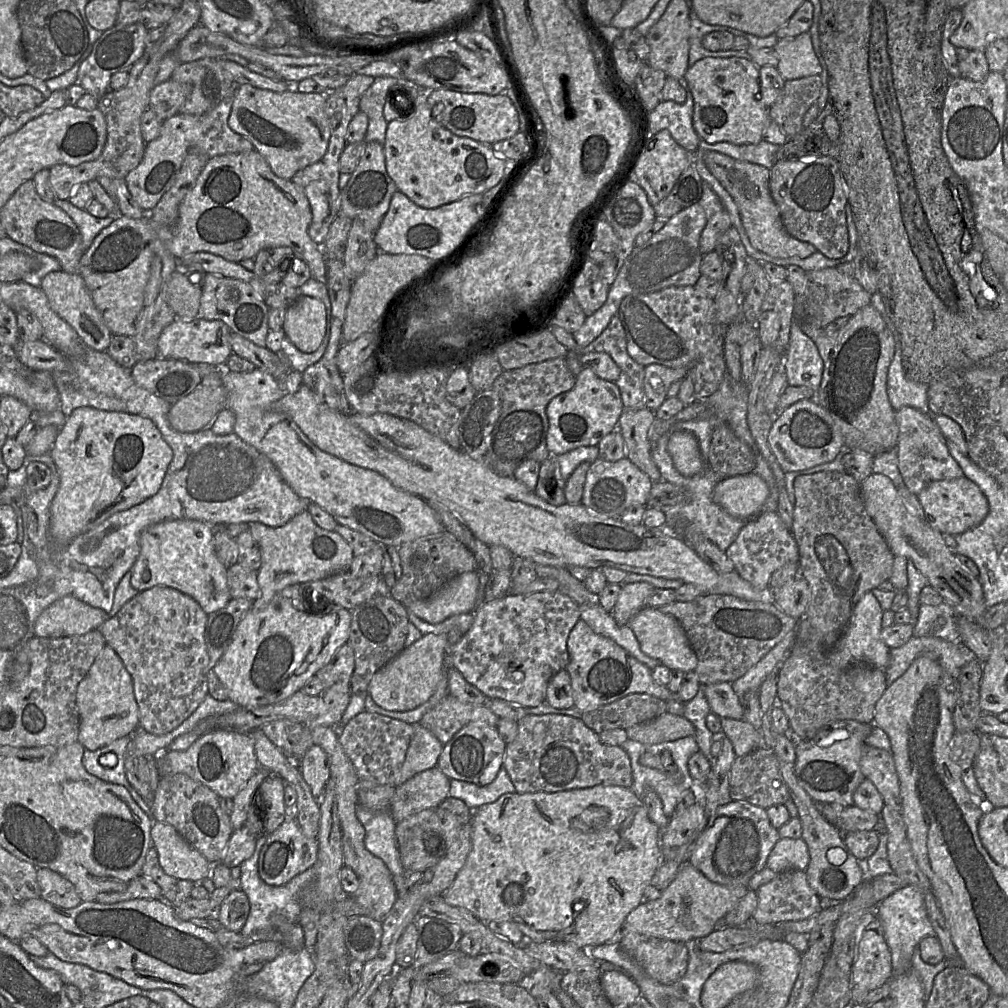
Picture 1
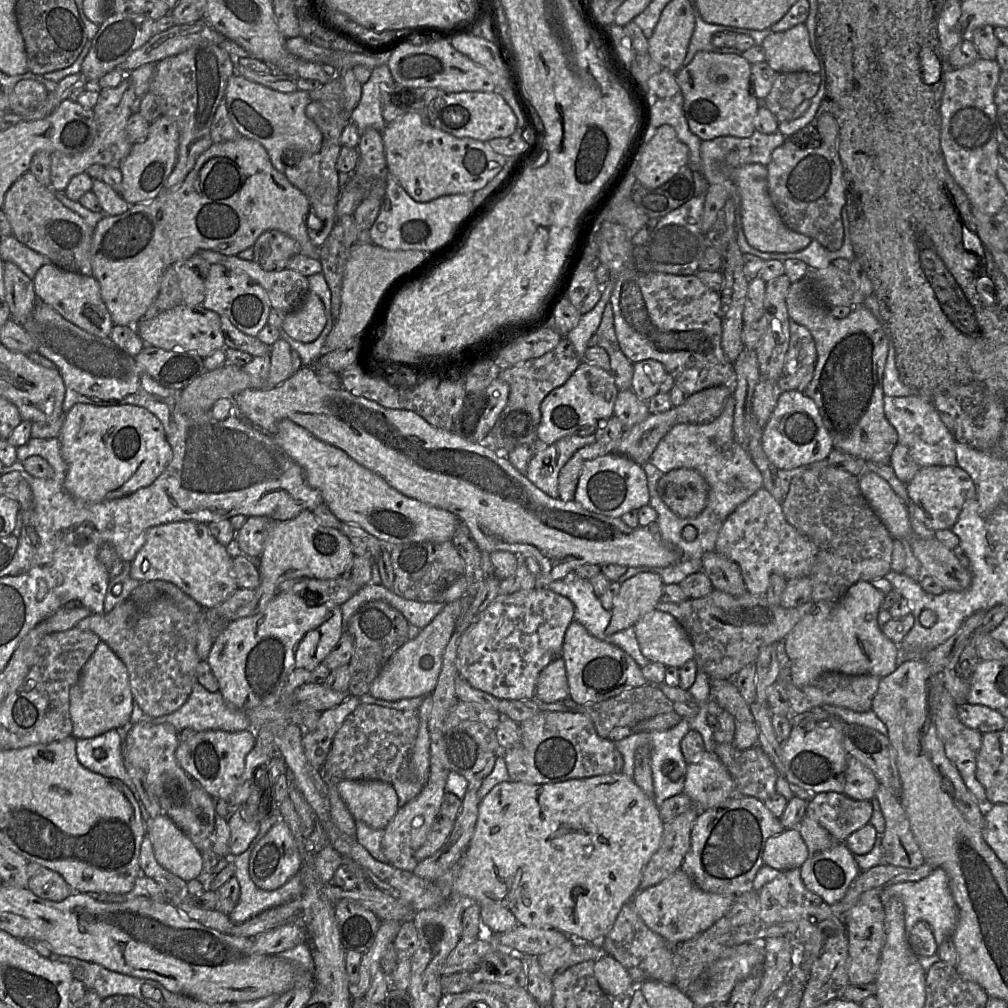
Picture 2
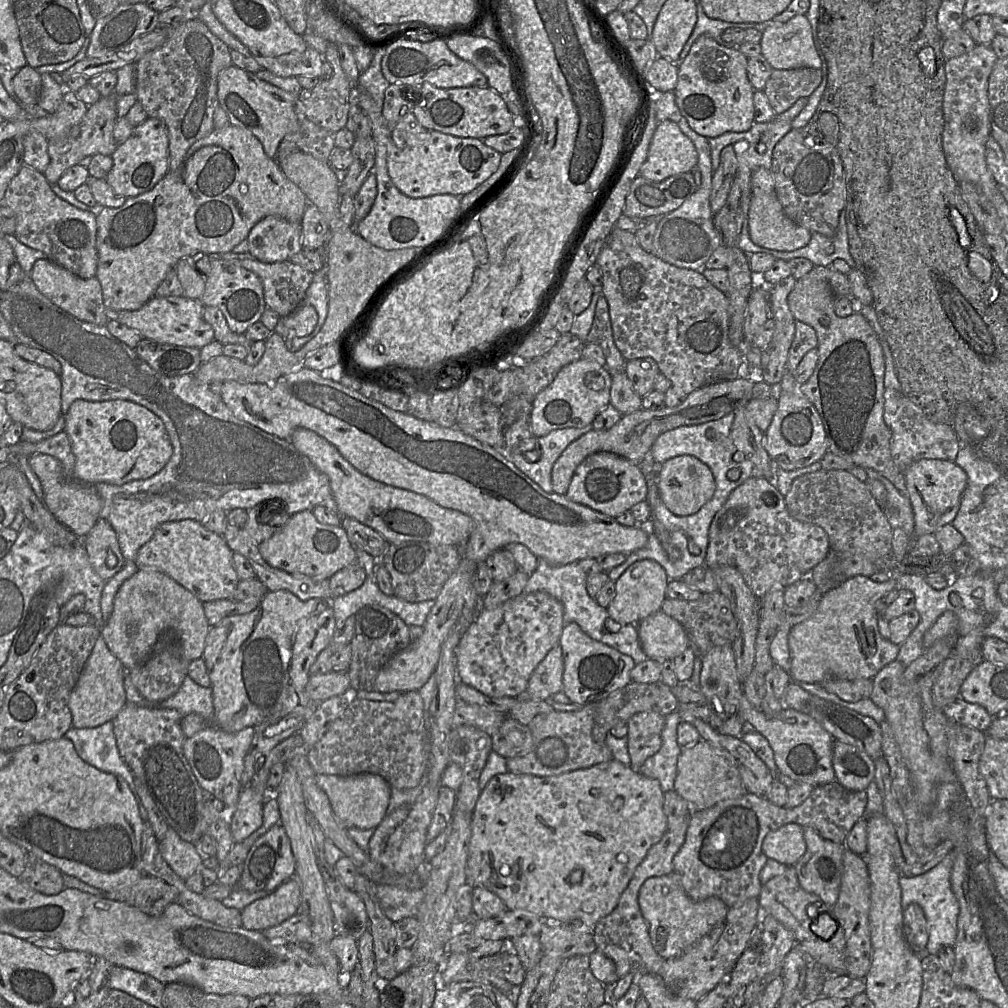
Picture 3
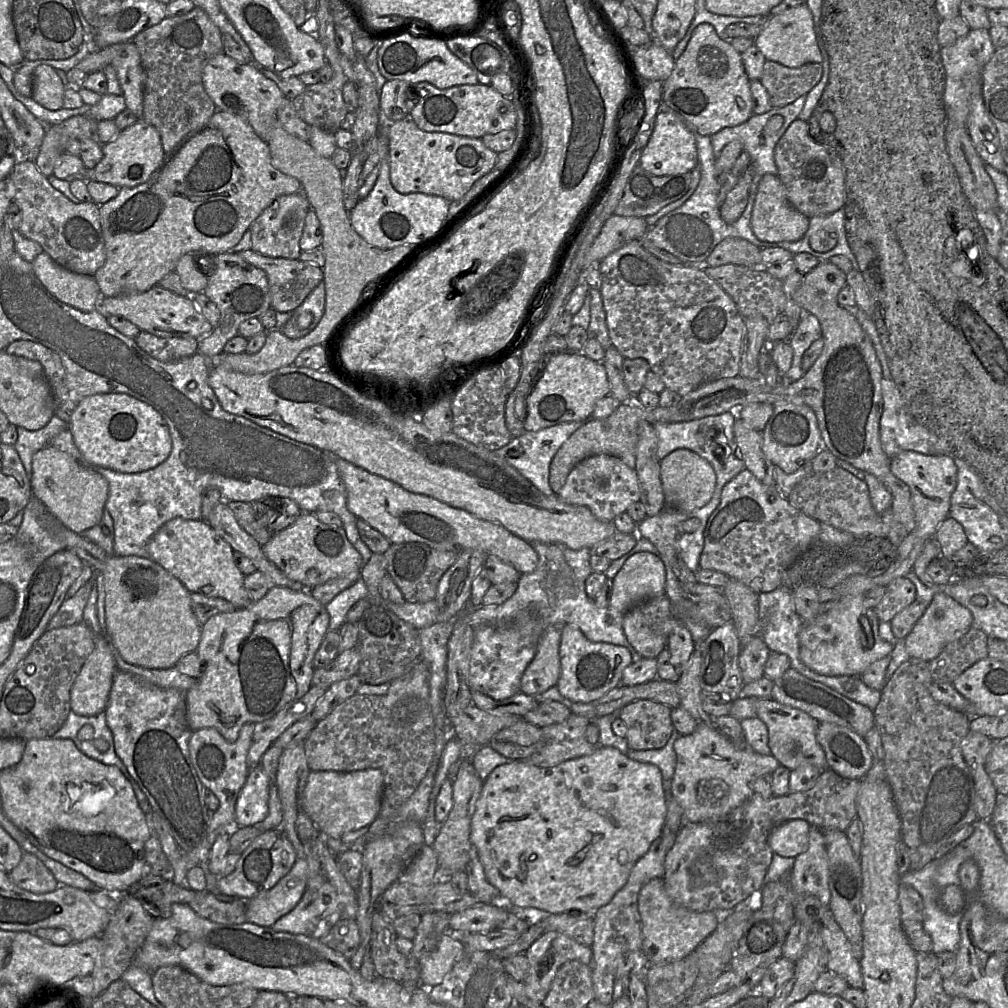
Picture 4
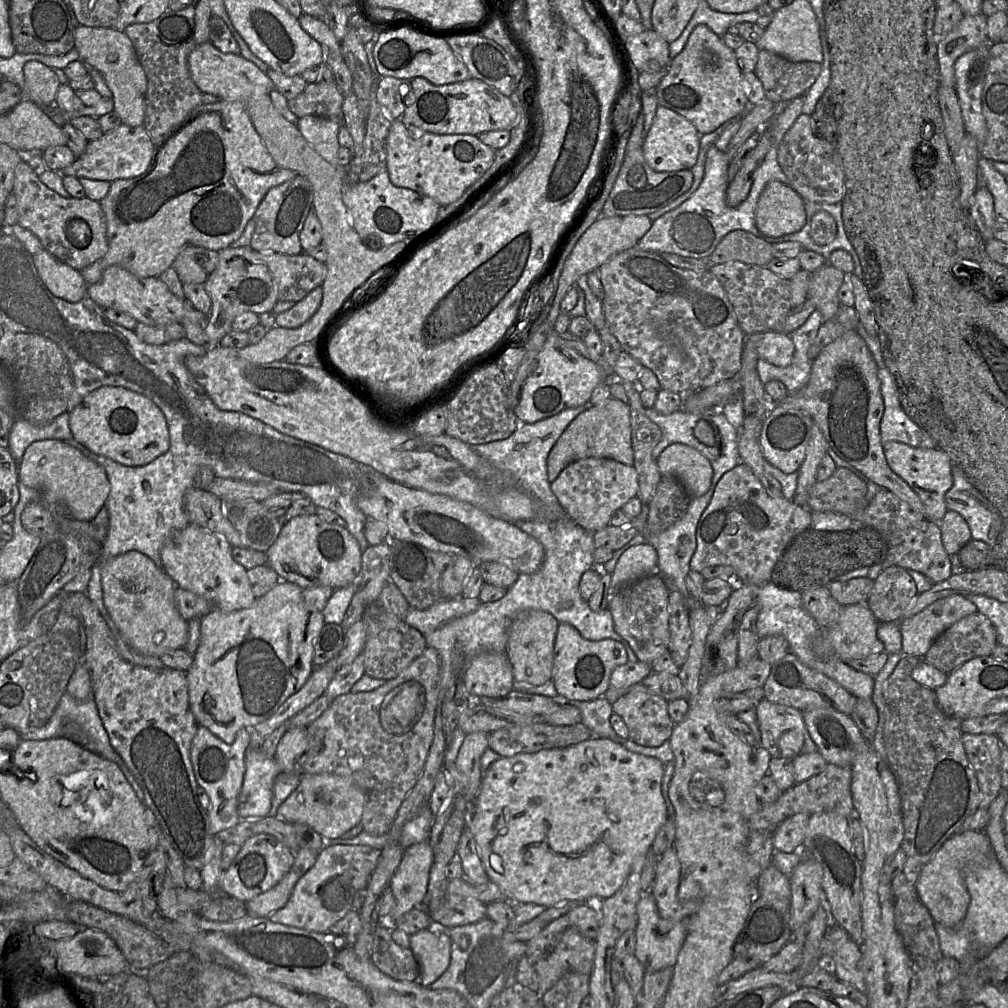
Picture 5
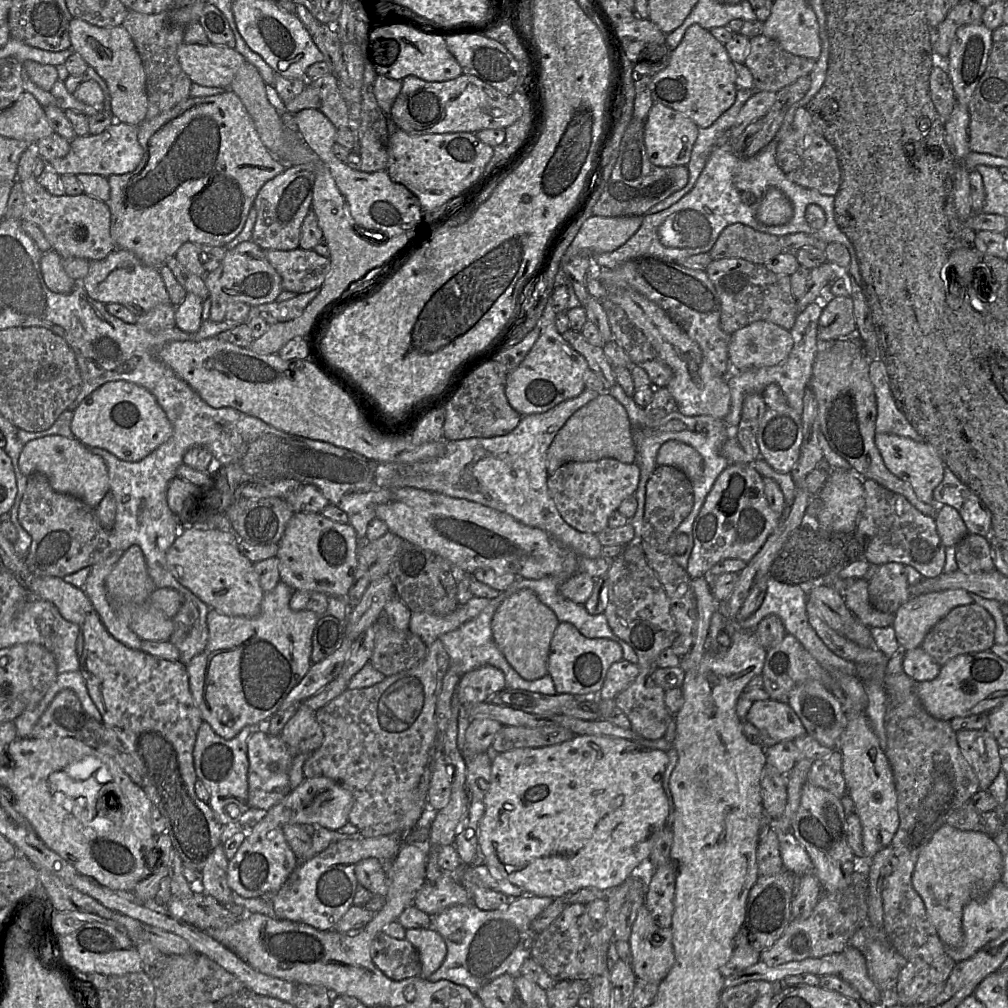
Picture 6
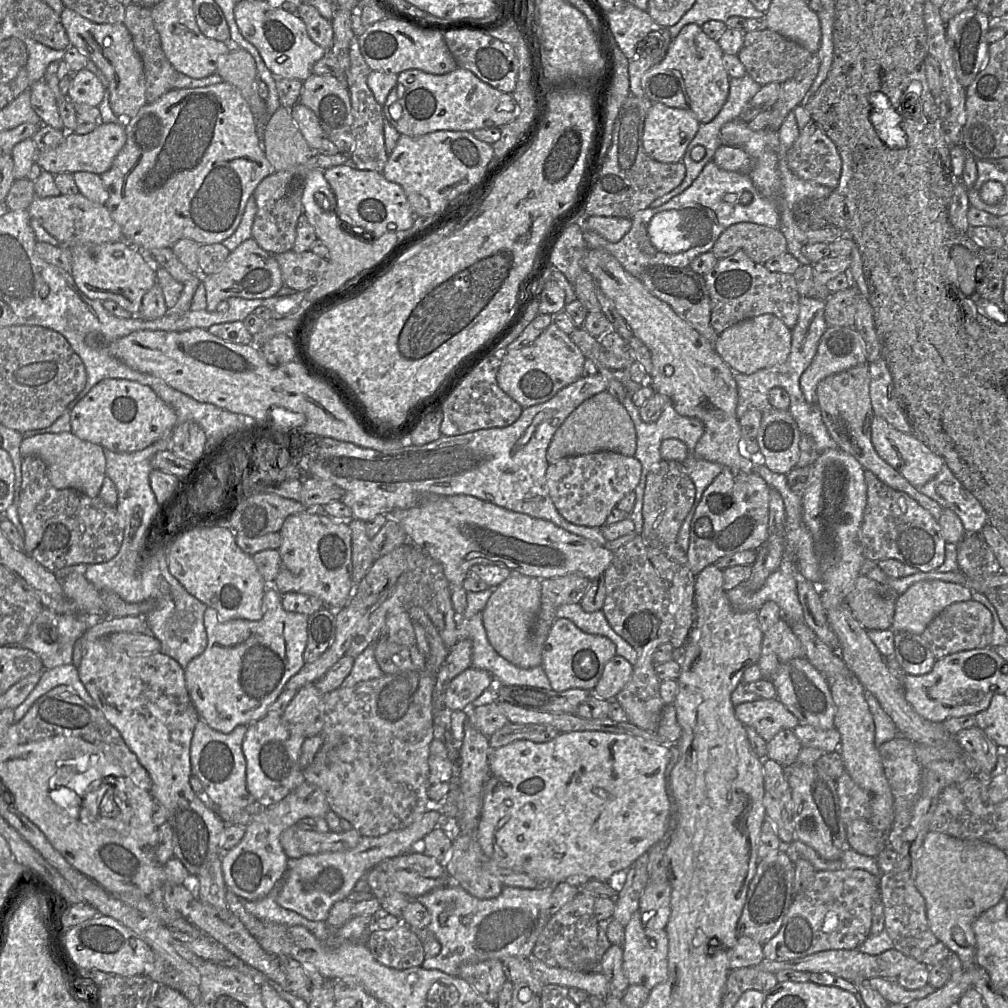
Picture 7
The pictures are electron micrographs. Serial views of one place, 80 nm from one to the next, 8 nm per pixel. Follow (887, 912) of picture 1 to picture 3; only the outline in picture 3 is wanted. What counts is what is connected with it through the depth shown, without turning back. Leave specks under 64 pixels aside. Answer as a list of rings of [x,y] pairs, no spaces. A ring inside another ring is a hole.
[[[952,850],[928,872],[915,877],[904,875],[899,877],[903,910],[912,903],[918,904],[923,909],[929,934],[926,953],[936,956],[944,946],[954,946],[957,937],[960,905],[951,886],[954,858],[955,853]]]

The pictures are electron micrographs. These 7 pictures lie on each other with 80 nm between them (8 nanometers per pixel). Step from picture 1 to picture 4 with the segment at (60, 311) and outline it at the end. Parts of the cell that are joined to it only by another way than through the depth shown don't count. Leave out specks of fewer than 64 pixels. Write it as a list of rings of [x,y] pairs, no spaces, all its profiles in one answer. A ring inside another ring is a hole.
[[[44,251],[35,257],[32,266],[42,285],[59,301],[83,312],[97,309],[102,295],[93,276],[67,270]]]

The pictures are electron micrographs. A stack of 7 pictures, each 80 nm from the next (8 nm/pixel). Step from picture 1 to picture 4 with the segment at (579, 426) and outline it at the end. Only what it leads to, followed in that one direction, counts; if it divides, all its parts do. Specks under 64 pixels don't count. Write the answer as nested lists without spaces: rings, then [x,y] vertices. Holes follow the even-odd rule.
[[[562,351],[548,355],[540,376],[526,400],[526,431],[538,431],[554,425],[590,419],[596,402],[610,394],[606,369],[582,352]]]

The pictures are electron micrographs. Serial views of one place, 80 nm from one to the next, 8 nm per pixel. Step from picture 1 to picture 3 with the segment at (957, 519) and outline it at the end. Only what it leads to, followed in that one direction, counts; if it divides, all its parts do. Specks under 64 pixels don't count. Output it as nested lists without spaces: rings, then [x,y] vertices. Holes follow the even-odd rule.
[[[922,459],[913,462],[903,473],[906,493],[913,510],[912,543],[925,534],[934,534],[955,518],[967,485],[967,475],[955,462]]]

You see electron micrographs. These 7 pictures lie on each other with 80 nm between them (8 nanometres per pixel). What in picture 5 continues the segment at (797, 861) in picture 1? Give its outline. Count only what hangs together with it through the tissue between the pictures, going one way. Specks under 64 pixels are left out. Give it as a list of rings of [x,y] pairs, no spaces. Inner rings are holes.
[[[795,814],[778,825],[773,834],[773,847],[777,852],[792,853],[803,847],[809,815]]]

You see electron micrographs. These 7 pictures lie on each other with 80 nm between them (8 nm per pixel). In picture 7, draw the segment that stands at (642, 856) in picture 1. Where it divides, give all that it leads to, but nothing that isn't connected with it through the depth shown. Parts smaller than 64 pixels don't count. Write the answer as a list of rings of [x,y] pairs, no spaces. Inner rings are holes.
[[[574,731],[559,733],[546,743],[517,740],[489,754],[490,777],[484,789],[483,806],[478,827],[478,842],[486,859],[493,860],[502,868],[525,873],[544,885],[555,886],[568,878],[583,875],[589,880],[614,881],[641,855],[647,853],[670,832],[670,799],[667,793],[665,771],[671,760],[671,745],[648,741],[629,734],[602,731]]]

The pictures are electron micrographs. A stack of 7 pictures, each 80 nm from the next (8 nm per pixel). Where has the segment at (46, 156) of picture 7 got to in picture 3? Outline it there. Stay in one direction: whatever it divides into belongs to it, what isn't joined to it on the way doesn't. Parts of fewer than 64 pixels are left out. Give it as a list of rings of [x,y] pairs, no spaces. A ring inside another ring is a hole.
[[[148,118],[134,127],[132,135],[111,156],[113,165],[105,178],[114,191],[126,198],[150,191],[169,171],[169,137],[165,123]]]

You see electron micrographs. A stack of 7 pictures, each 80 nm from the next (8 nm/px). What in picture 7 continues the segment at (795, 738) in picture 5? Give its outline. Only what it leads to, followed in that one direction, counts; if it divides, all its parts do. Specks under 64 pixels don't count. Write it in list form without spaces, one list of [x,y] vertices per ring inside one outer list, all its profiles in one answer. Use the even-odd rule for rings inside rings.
[[[776,697],[745,702],[734,707],[736,717],[769,742],[783,729],[794,730],[799,720]]]

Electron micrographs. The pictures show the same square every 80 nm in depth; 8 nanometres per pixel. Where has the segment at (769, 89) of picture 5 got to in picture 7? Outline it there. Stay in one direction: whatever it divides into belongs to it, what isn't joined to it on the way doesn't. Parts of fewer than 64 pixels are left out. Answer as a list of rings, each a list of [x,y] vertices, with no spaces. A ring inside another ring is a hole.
[[[766,28],[744,32],[743,46],[737,56],[746,68],[747,74],[764,86],[772,82],[783,84],[791,79],[812,56],[812,53],[797,42]]]

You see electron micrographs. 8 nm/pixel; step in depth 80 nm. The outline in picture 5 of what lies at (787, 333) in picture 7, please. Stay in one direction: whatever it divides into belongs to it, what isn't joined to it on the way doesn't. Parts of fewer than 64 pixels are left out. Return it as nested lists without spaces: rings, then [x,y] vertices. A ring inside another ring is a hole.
[[[766,331],[746,335],[746,340],[753,342],[759,359],[764,359],[775,366],[786,367],[792,360],[794,344],[790,334]]]

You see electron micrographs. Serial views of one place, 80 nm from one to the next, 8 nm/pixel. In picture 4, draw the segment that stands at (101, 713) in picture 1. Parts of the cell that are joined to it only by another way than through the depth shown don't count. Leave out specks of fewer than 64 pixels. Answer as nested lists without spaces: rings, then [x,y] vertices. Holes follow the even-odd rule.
[[[100,633],[95,636],[95,648],[71,688],[71,711],[80,716],[104,712],[116,670],[115,651],[107,637]]]

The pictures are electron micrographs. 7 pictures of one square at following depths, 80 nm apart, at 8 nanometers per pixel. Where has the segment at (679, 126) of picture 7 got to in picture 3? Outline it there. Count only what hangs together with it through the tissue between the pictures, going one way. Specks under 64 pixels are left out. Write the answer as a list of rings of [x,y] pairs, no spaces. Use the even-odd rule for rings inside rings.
[[[671,120],[658,123],[647,145],[647,158],[639,170],[639,175],[647,179],[660,182],[697,168],[698,153],[693,142]]]

